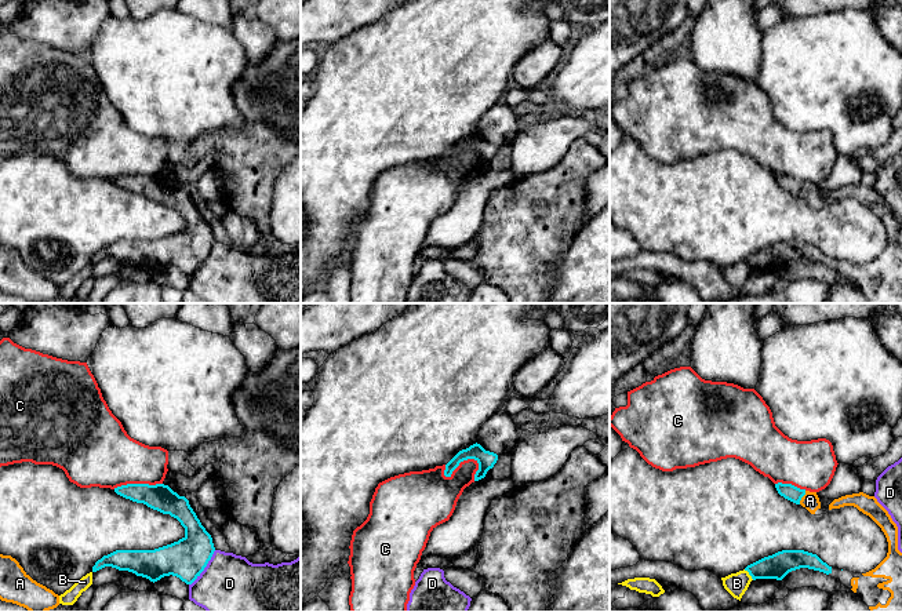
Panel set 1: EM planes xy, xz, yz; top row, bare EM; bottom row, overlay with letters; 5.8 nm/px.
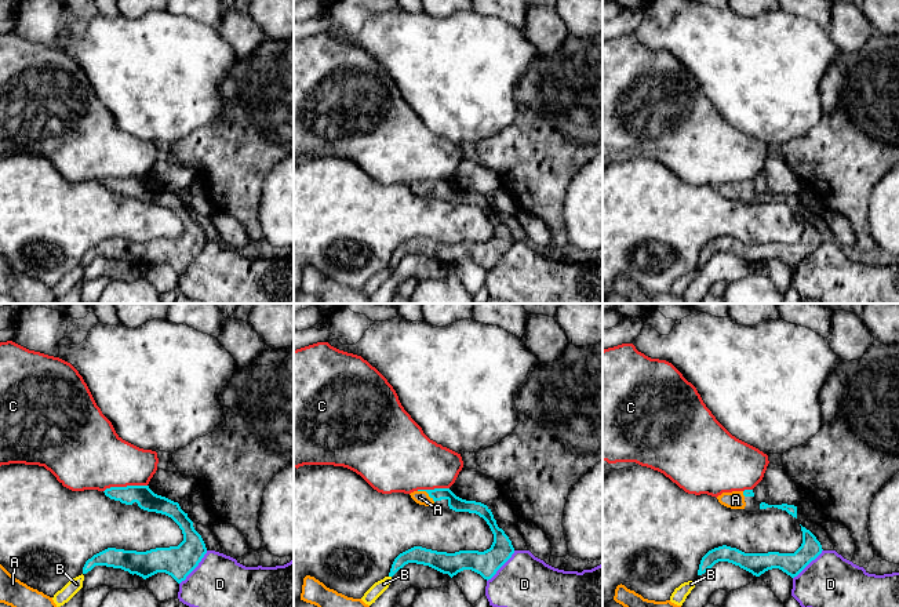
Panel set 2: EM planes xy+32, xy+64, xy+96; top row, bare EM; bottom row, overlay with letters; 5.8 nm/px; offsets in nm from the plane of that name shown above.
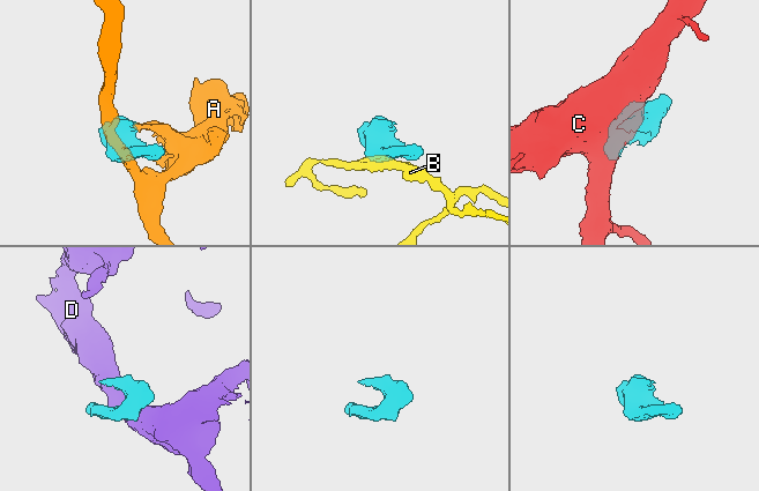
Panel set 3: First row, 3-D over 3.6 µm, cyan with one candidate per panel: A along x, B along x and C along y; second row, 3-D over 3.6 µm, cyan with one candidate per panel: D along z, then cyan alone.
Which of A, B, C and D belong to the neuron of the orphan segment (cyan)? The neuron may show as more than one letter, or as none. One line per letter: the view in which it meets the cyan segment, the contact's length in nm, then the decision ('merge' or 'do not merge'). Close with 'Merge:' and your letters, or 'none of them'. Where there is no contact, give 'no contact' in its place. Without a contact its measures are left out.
A: contact in yz; length 90 nm; merge
B: contact in yz; length 90 nm; do not merge
C: contact in xz; length 220 nm; do not merge
D: contact in xy; length 260 nm; do not merge
Merge: A

